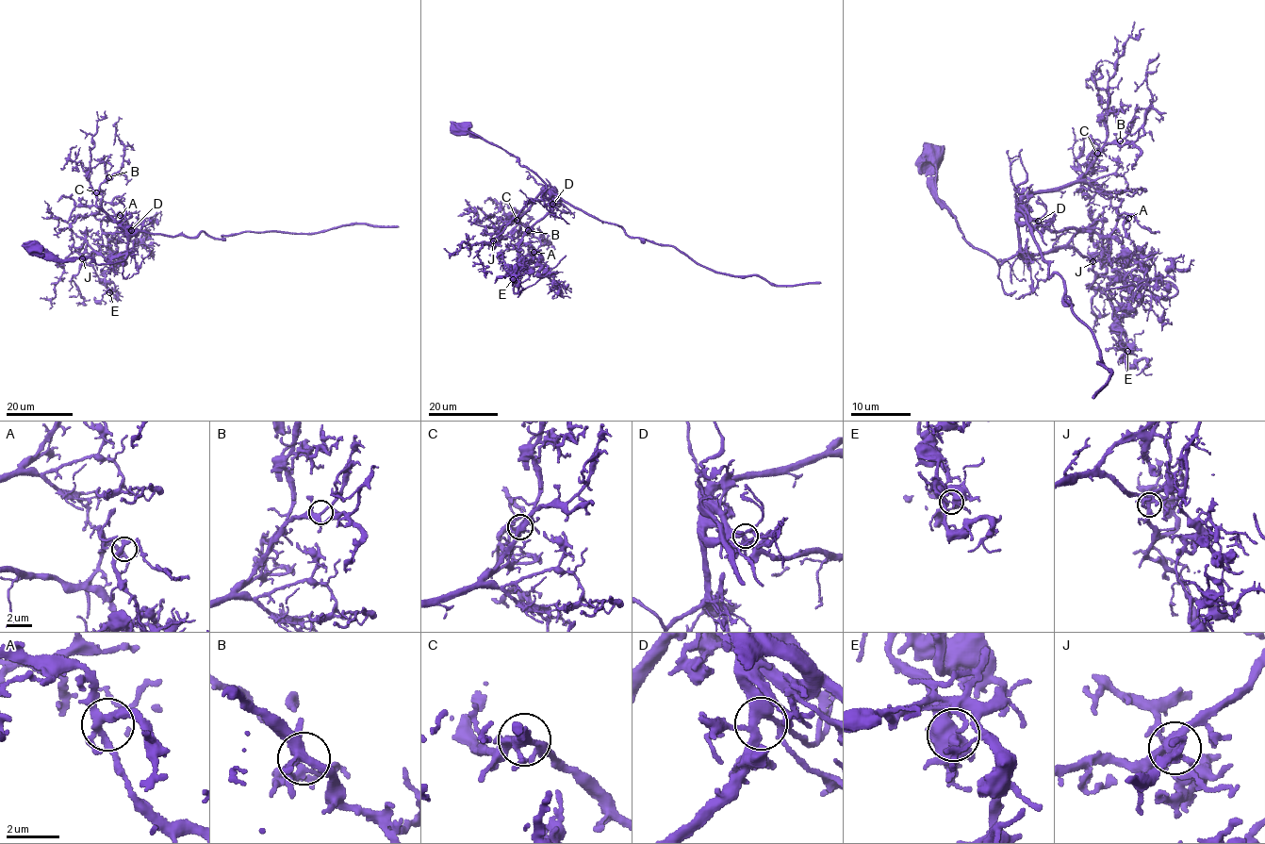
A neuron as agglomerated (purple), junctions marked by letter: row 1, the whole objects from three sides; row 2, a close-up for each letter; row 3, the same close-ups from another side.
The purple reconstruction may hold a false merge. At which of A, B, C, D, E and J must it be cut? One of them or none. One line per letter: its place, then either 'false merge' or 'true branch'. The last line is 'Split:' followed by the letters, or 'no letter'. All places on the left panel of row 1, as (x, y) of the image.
A: (120, 215) | true branch
B: (108, 177) | true branch
C: (96, 192) | true branch
D: (131, 230) | true branch
E: (109, 292) | false merge
J: (82, 258) | true branch
Split: E

